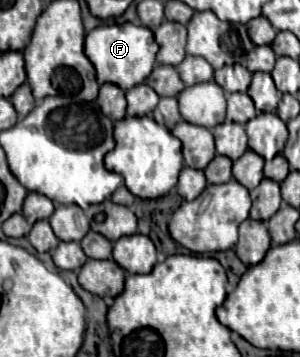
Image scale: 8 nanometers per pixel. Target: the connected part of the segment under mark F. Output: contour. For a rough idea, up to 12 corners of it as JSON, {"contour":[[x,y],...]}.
{"contour":[[102,25],[84,51],[100,85],[132,89],[158,43],[142,25]]}

